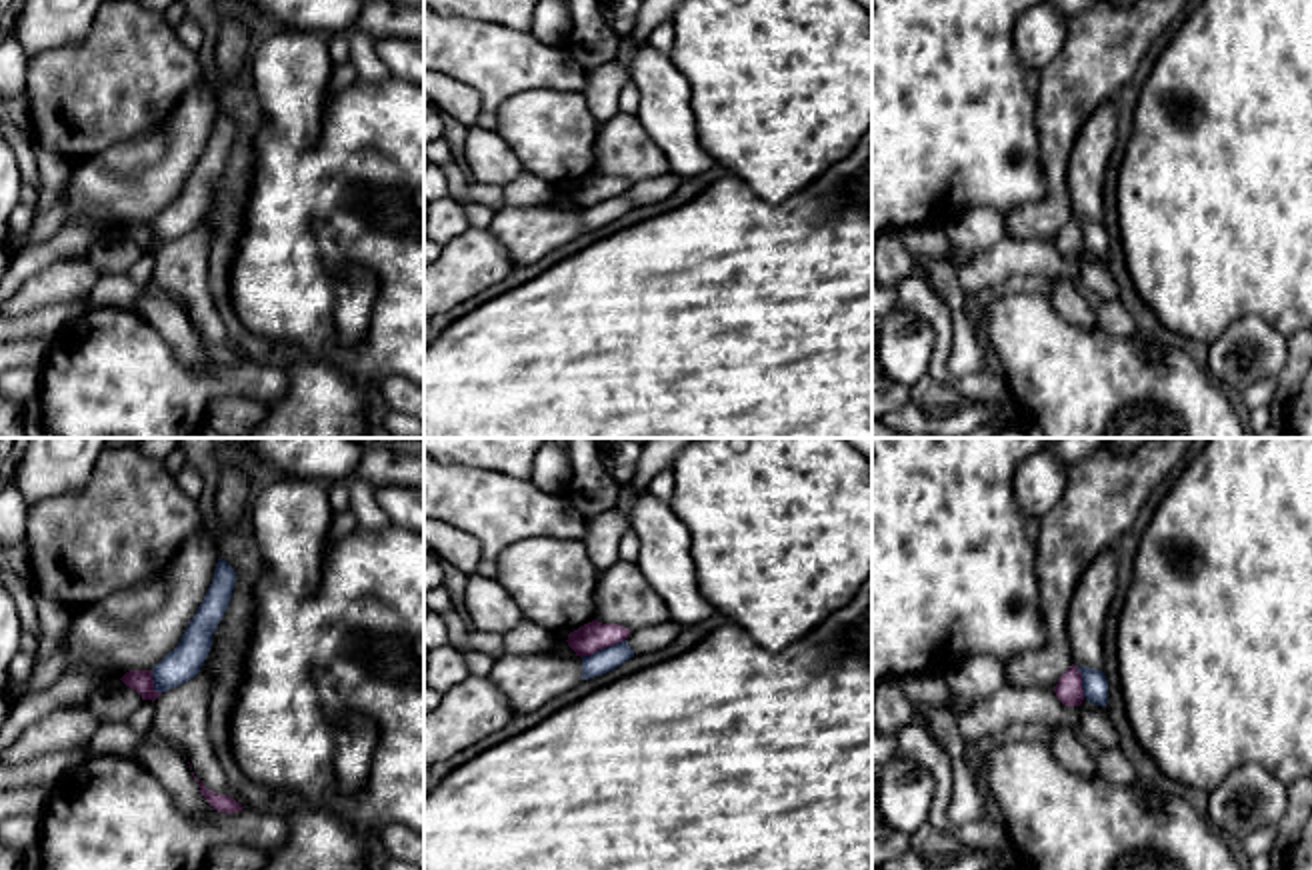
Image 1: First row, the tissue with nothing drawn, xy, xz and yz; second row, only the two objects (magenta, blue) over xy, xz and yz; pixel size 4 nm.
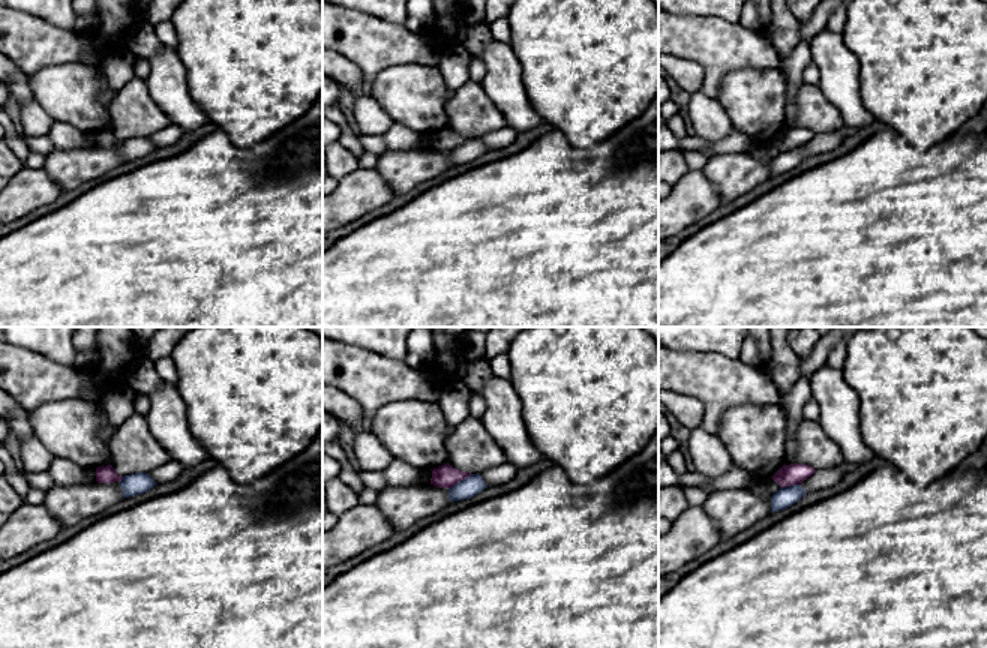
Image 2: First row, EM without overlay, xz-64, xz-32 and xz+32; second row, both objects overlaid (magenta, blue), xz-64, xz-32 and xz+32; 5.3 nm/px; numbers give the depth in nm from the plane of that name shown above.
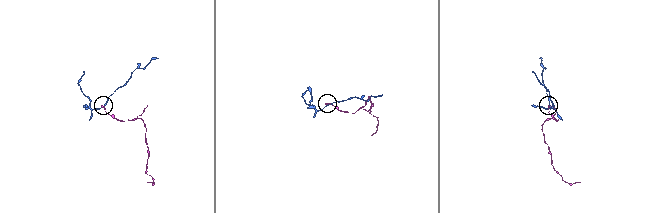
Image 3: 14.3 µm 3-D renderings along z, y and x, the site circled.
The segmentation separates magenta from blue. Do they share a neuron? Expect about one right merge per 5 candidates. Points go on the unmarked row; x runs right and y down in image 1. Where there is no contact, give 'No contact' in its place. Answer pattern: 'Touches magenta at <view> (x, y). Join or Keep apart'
Touches magenta at xz (602, 198). Keep apart

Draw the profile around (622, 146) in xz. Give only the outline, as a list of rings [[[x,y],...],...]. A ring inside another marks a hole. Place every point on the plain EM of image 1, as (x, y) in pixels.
[[[616,112],[604,124],[598,124],[594,154],[594,172],[620,176],[630,184],[670,172],[668,158],[636,114]]]

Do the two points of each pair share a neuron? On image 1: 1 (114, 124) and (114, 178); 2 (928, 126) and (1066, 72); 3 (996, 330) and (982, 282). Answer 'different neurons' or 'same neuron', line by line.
1: different neurons
2: different neurons
3: different neurons

